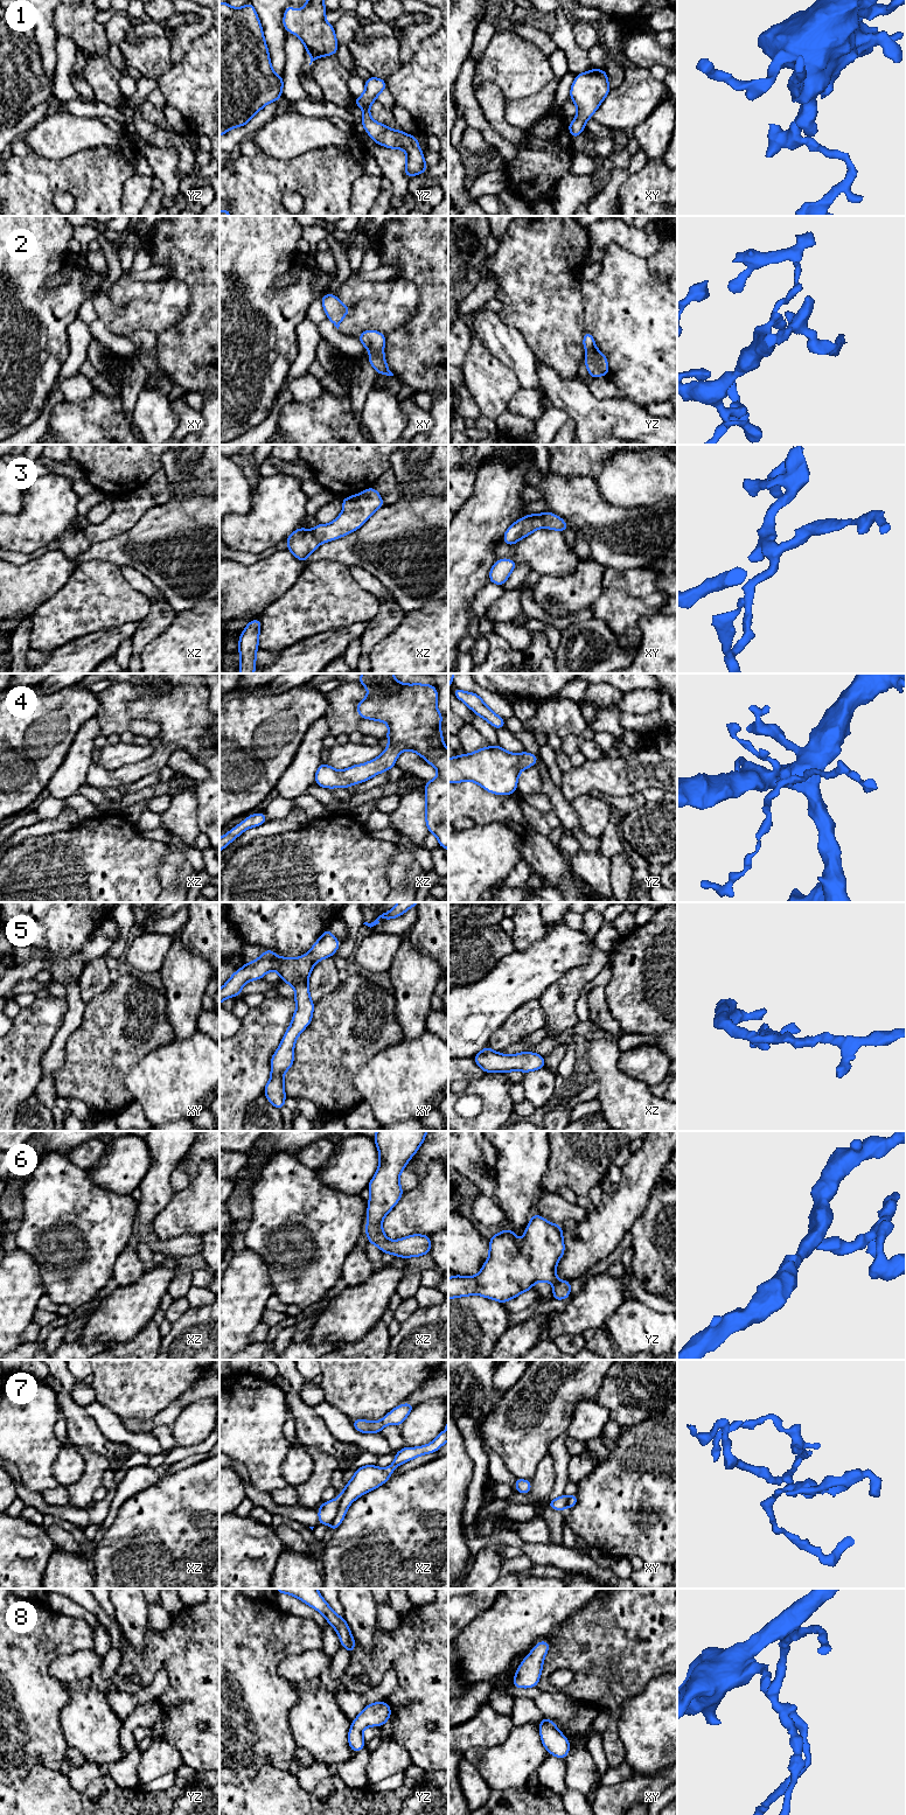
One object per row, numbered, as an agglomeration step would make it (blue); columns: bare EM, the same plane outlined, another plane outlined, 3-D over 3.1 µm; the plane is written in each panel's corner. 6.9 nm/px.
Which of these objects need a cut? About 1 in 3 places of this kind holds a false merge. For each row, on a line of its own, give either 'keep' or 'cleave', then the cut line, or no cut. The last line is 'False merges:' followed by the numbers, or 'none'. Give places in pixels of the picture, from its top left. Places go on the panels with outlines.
1: keep; no cut
2: cleave; cut in xy along (382, 349), (370, 351)
3: cleave; cut in xz along (309, 531), (319, 544)
4: keep; no cut
5: keep; no cut
6: keep; no cut
7: cleave; cut in xz along (339, 1498), (337, 1513), (329, 1523)
8: keep; no cut
False merges: 2, 3, 7

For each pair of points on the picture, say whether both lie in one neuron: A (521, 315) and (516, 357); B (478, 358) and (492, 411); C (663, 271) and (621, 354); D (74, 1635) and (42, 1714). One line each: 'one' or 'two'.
A: two
B: one
C: two
D: one

